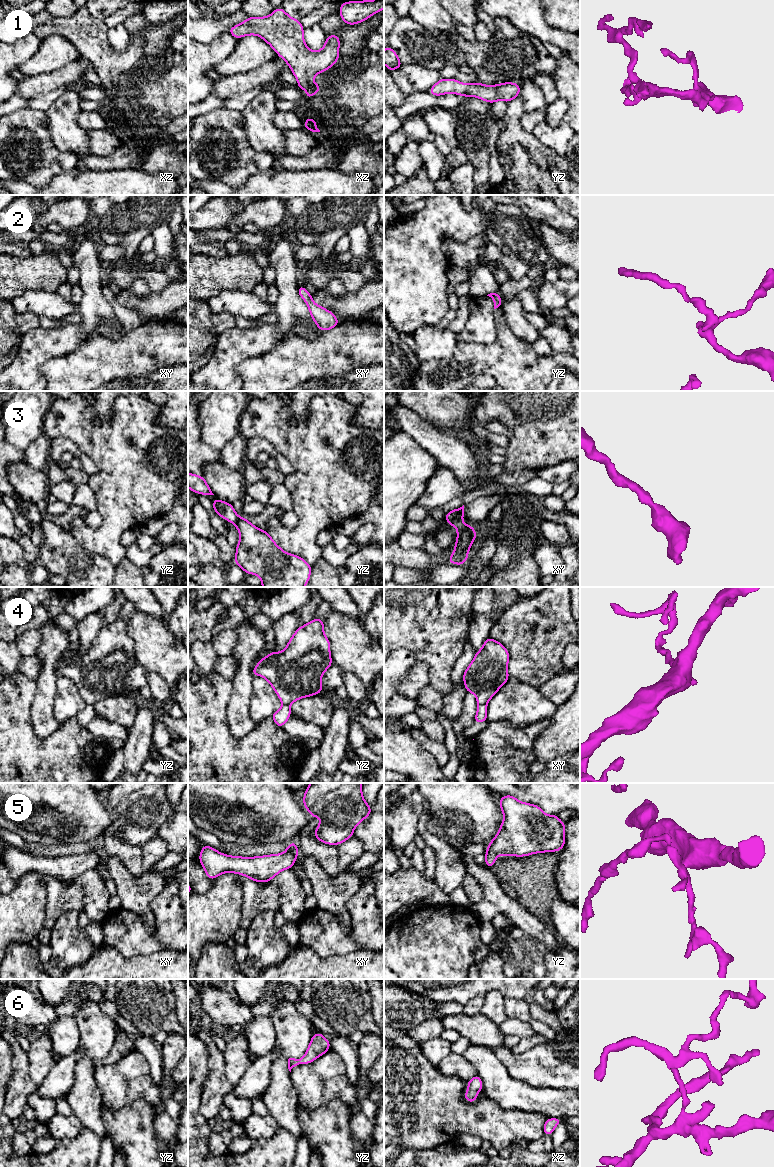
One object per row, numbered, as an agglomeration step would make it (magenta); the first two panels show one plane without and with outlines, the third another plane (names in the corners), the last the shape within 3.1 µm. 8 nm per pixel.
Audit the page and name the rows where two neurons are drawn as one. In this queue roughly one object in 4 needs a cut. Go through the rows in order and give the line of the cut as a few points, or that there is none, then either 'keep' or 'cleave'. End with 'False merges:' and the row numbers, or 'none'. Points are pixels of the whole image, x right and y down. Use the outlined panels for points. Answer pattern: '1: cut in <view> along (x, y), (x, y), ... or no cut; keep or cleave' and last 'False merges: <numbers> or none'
1: no cut; keep
2: no cut; keep
3: no cut; keep
4: no cut; keep
5: no cut; keep
6: no cut; keep
False merges: none

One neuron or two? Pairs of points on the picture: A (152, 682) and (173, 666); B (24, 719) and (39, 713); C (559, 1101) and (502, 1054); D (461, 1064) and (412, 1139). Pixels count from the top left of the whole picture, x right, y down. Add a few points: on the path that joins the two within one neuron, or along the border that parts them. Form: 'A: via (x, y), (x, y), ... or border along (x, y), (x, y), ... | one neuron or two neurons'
A: border along (147, 672), (157, 673), (171, 687) | two neurons
B: border along (36, 693), (31, 709), (31, 725), (40, 738) | two neurons
C: border along (520, 1079), (534, 1086), (551, 1086), (565, 1089) | two neurons
D: border along (436, 1067), (443, 1074), (461, 1079), (466, 1083) | two neurons

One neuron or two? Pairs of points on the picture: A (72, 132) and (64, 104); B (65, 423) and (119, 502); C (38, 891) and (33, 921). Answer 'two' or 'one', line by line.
A: one
B: one
C: one

